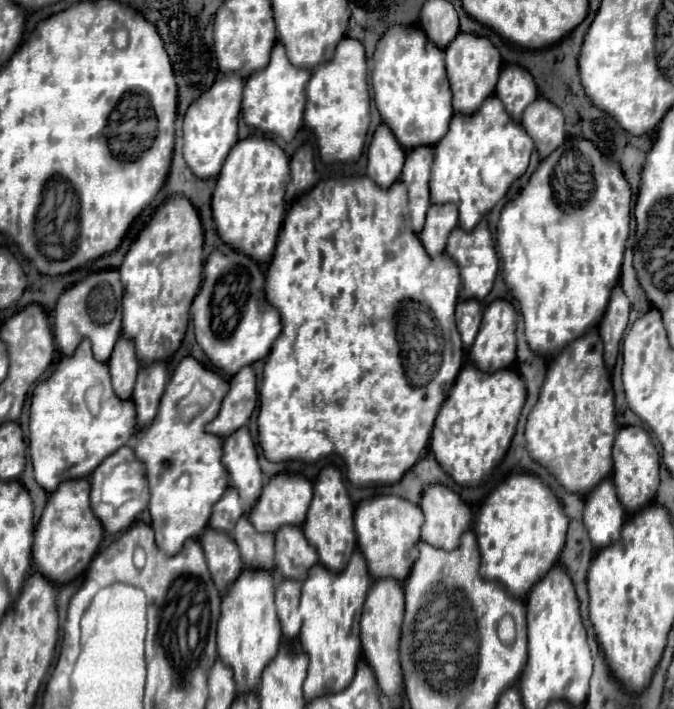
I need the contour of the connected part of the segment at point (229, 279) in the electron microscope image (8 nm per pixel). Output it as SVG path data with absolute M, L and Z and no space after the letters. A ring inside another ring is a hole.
M214 251L204 265L204 281L192 303L194 333L200 349L228 375L264 359L280 335L280 315L264 301L264 273L240 251Z

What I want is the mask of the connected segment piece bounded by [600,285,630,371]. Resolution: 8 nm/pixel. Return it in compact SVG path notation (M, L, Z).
M618 285L612 291L610 303L608 303L608 313L604 313L604 321L600 321L600 337L604 343L604 363L610 371L614 369L616 359L618 359L620 339L628 325L628 315L630 315L630 301L624 295L622 287Z

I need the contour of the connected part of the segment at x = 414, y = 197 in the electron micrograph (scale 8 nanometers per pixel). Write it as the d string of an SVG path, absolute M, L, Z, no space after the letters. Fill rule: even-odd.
M416 147L414 151L408 153L408 161L404 163L404 173L400 181L408 189L410 223L414 233L420 233L424 229L426 211L430 207L430 193L428 193L430 169L432 169L432 147Z

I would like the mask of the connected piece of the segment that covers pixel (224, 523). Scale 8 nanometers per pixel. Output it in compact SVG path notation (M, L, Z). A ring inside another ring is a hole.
M226 489L222 499L214 505L214 511L212 511L208 527L216 529L216 531L230 531L232 525L236 525L236 521L242 515L244 513L240 509L240 501L238 501L236 493L232 493L232 489Z

